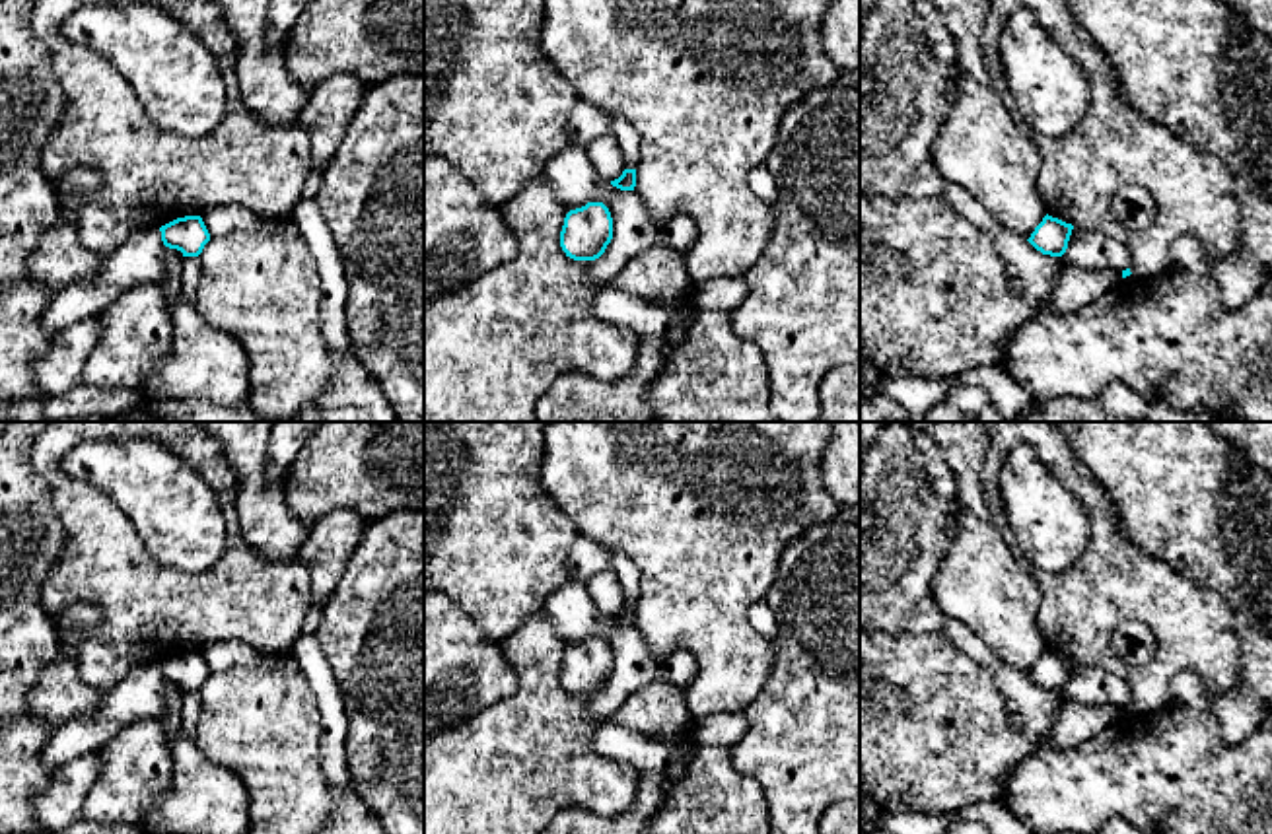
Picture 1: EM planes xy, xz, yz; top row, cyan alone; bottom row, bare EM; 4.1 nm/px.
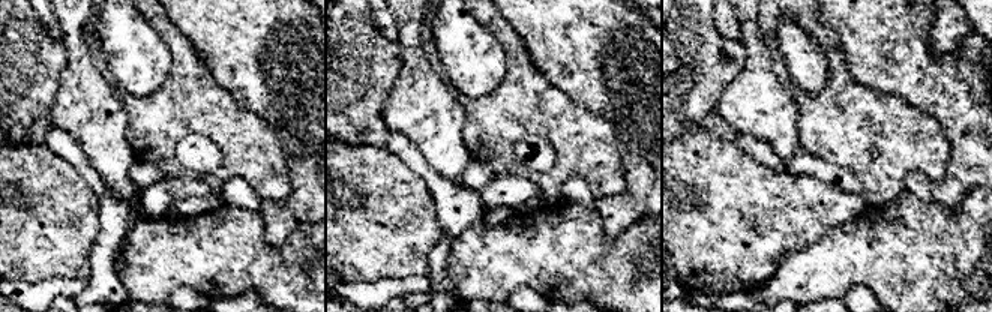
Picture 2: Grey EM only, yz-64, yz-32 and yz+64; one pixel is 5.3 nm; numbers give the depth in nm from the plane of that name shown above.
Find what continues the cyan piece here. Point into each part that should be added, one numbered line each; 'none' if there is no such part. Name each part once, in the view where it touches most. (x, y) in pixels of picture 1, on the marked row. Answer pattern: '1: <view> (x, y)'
none

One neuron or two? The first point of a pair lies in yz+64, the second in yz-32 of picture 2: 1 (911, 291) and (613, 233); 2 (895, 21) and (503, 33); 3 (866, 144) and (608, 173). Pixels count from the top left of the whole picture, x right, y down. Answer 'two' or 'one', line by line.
1: two
2: two
3: one

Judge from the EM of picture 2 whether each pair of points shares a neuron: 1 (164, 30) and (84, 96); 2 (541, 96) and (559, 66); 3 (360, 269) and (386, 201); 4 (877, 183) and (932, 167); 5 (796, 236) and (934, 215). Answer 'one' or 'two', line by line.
1: two
2: two
3: one
4: one
5: two

